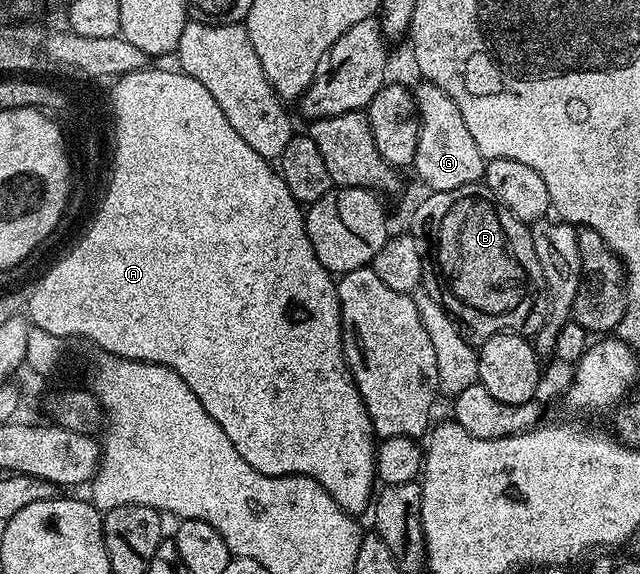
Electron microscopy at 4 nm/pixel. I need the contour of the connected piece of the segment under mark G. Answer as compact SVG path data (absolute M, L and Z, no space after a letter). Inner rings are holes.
M420 80L417 83L414 86L418 115L414 171L432 192L477 185L483 179L486 160L482 152L478 152L474 136L470 136L470 128L466 128L466 120L462 120L458 104L454 104L454 100L450 100L450 96L446 96L446 92L433 82Z

